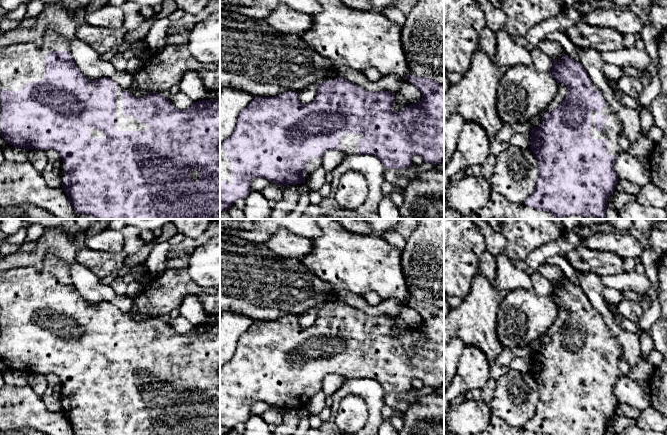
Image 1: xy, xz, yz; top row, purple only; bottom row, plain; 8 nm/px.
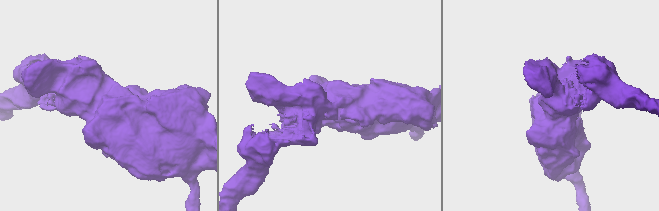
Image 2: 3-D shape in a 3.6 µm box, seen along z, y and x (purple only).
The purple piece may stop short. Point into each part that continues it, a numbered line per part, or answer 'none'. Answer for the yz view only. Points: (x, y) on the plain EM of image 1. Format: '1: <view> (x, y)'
1: yz (613, 352)

